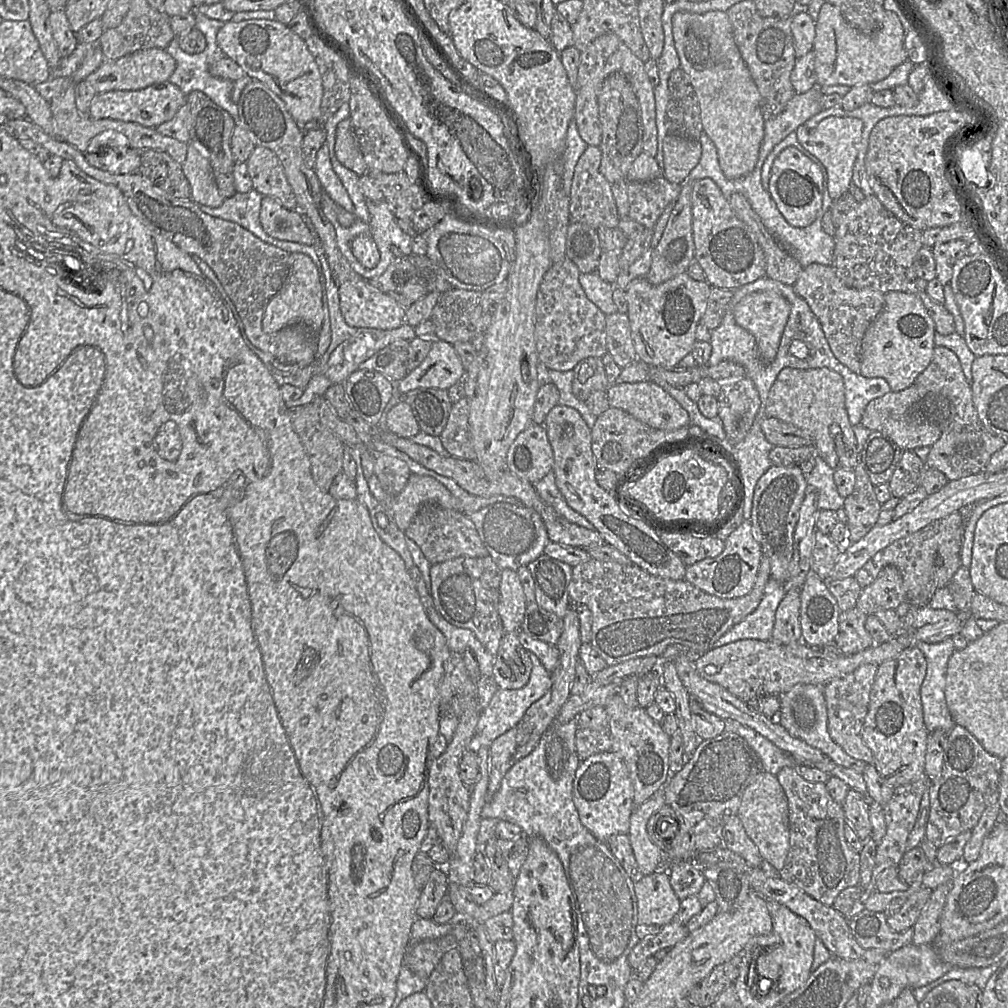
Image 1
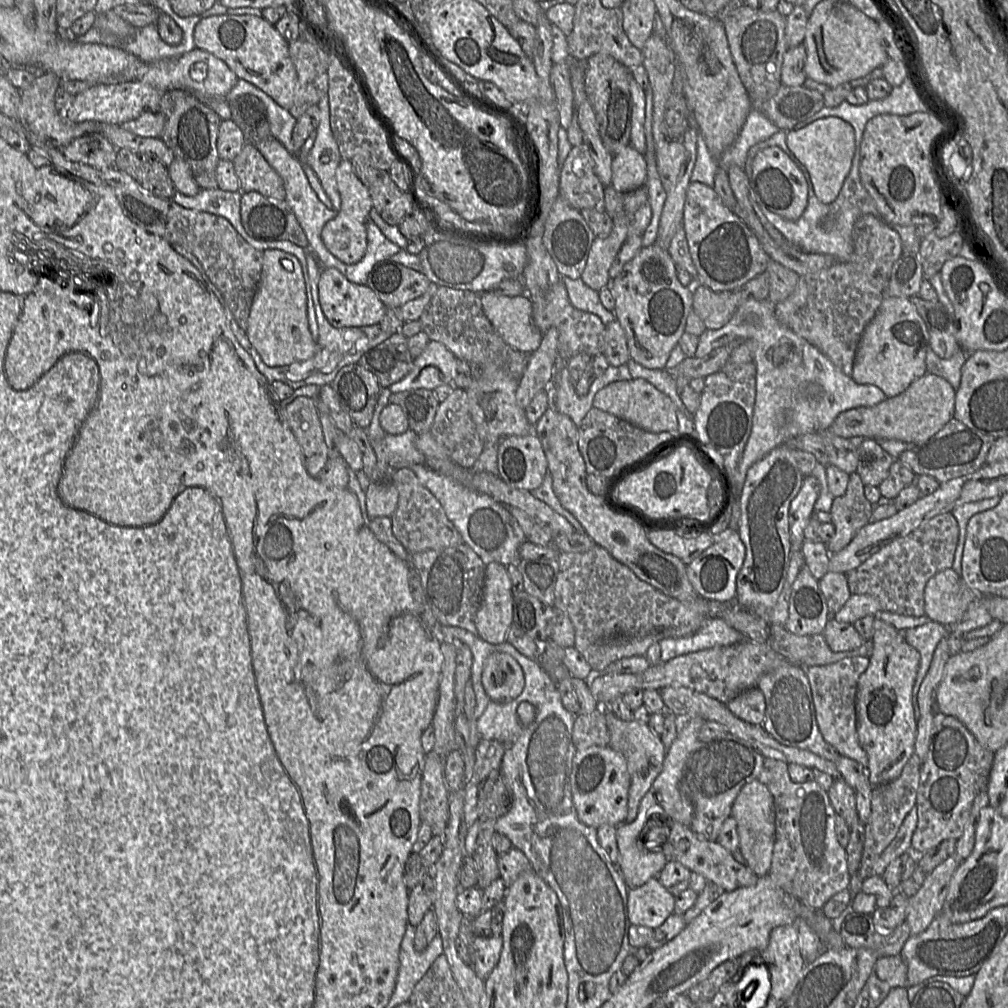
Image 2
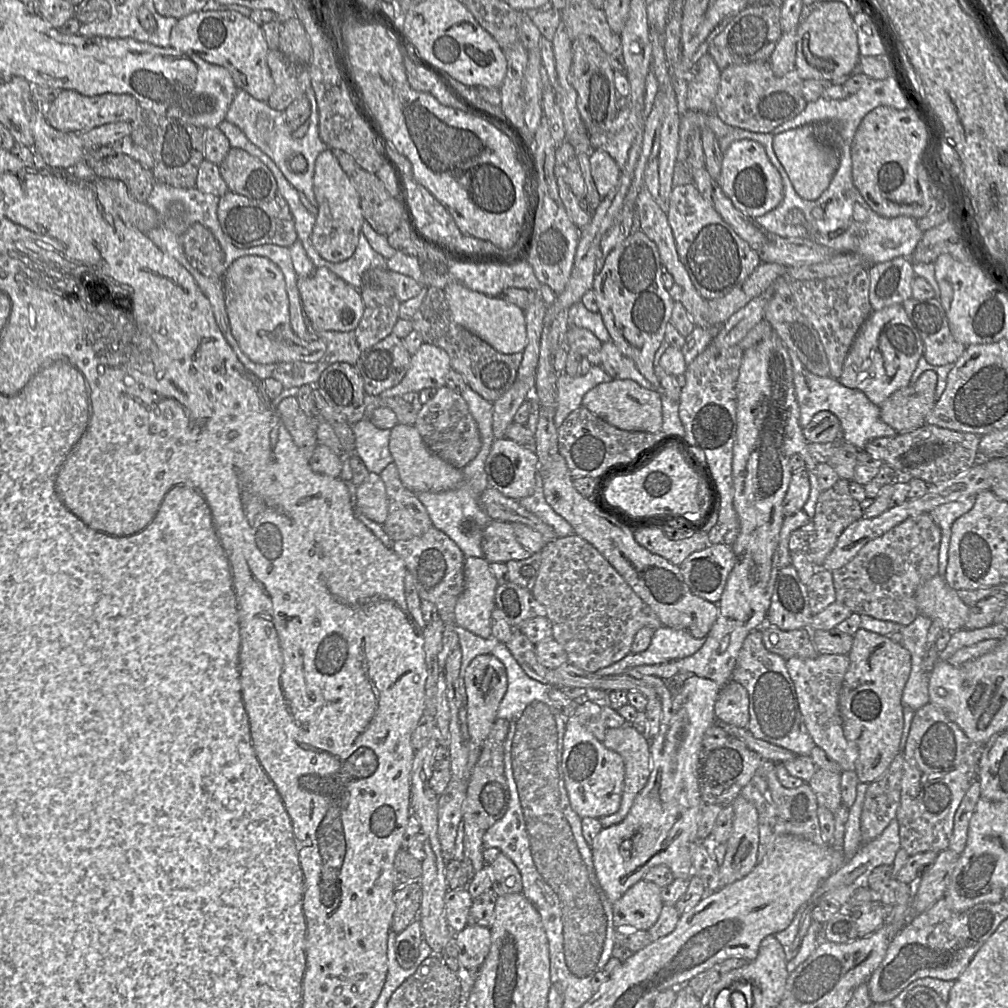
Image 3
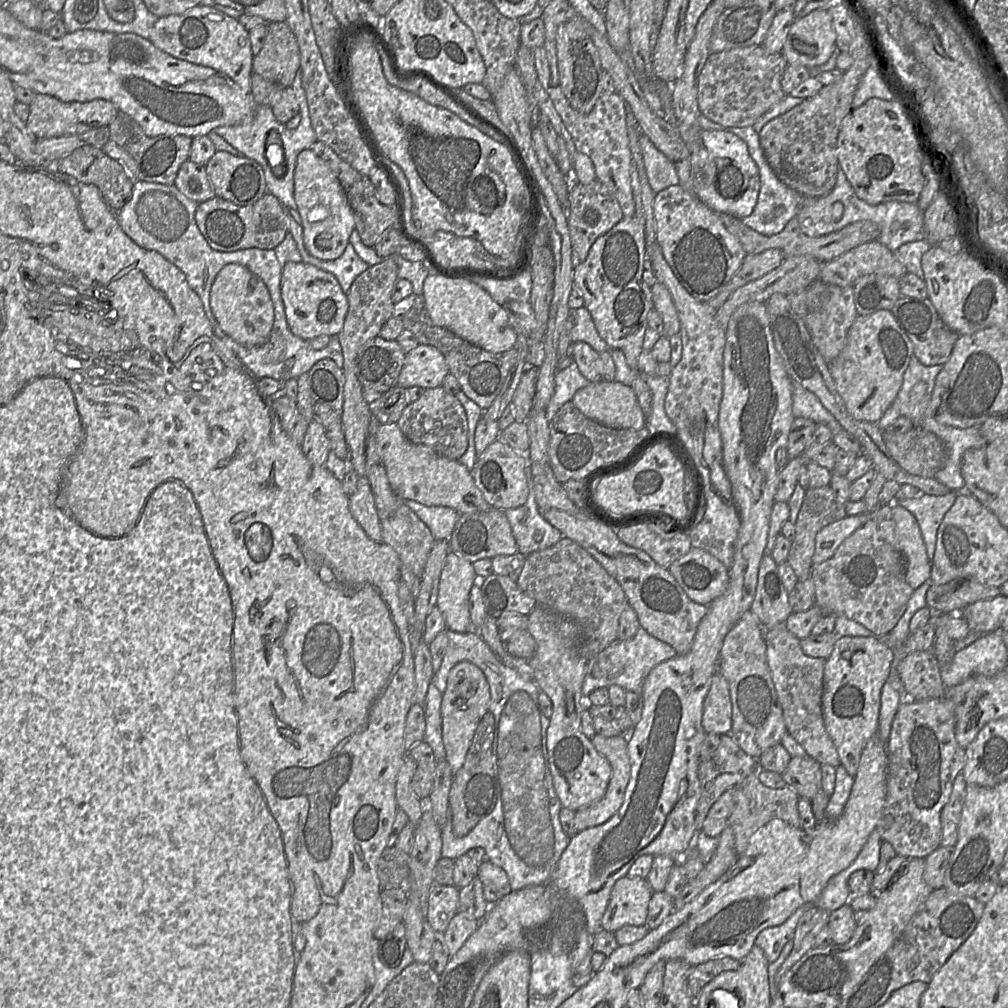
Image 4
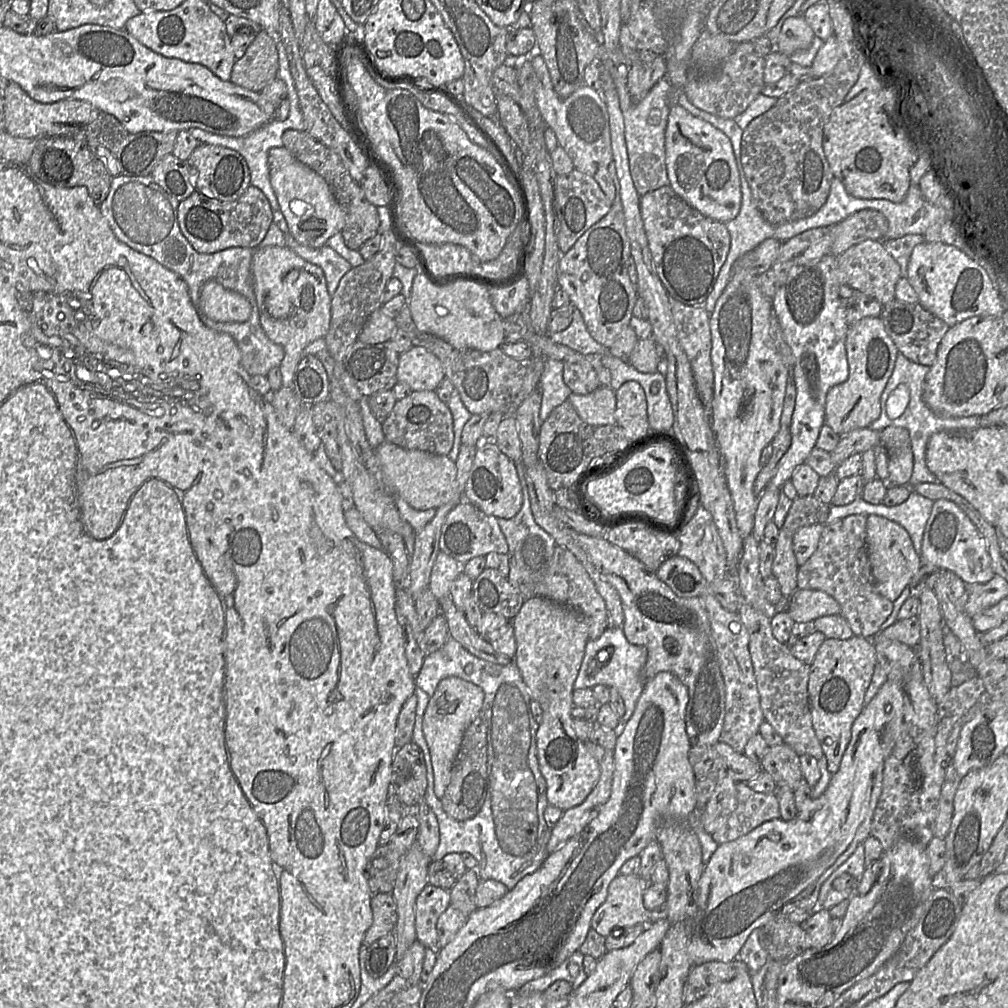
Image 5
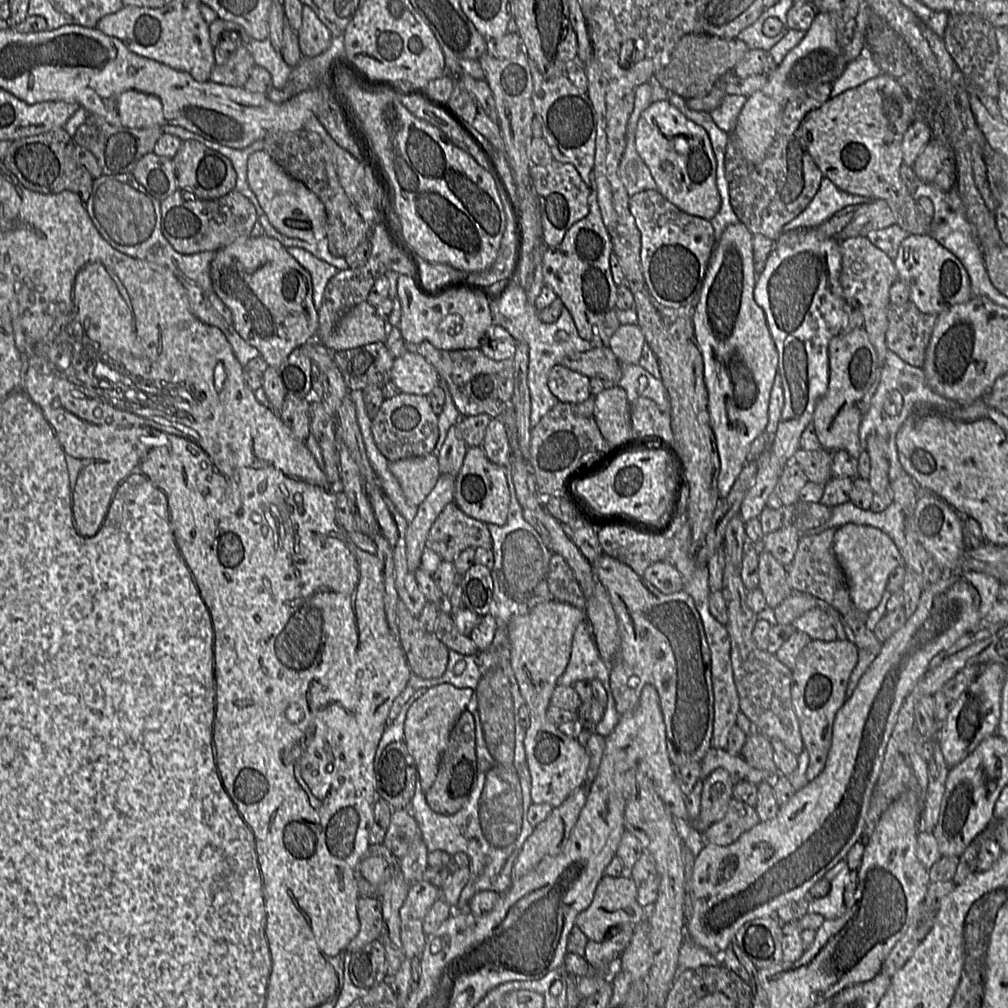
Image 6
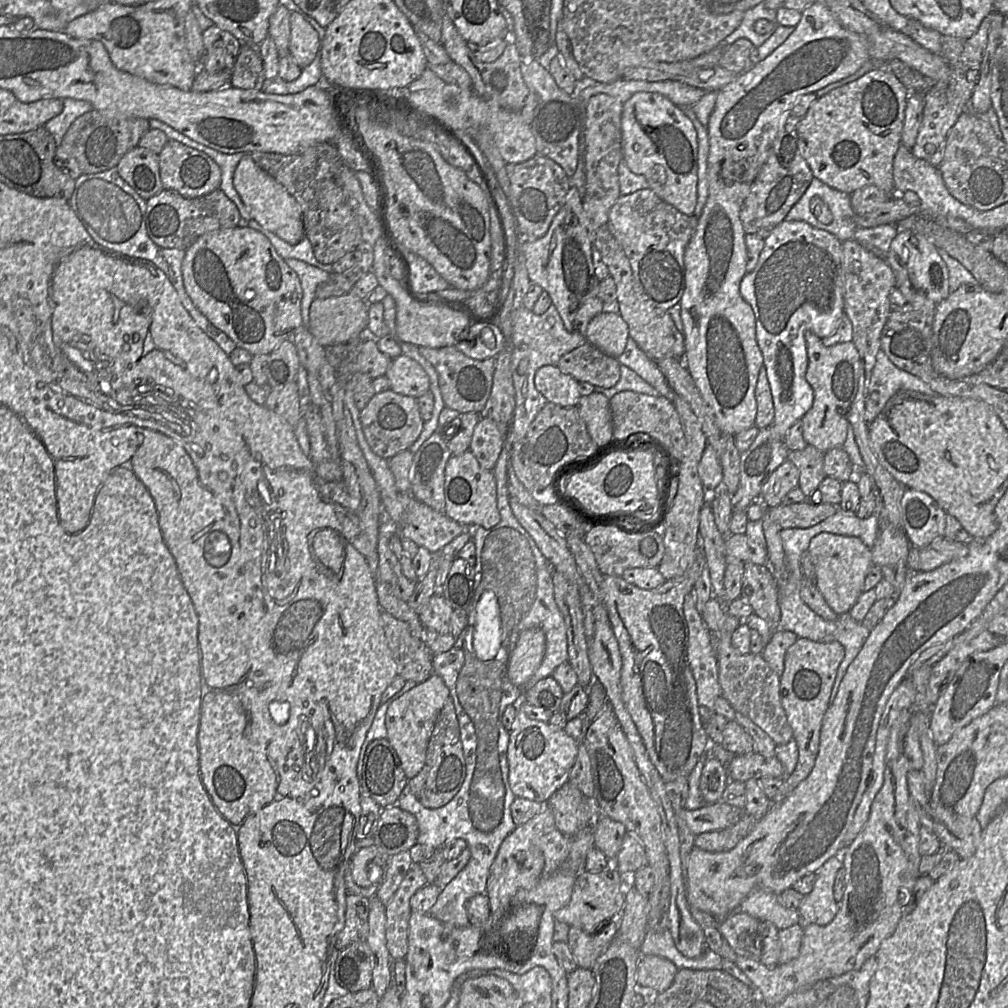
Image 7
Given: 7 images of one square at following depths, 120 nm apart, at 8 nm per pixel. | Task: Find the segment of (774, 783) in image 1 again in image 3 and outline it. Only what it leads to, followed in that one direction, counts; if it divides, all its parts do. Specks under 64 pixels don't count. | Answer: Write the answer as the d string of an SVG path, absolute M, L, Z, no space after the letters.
M738 796L732 806L732 832L726 842L725 857L719 866L720 887L742 879L758 863L760 837L757 809L742 796Z

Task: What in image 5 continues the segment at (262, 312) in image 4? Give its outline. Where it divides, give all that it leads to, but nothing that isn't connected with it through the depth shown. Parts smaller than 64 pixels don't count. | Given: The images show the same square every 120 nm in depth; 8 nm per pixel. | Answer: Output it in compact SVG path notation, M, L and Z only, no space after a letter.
M210 280L200 291L199 312L216 322L246 322L252 316L253 305L242 294Z

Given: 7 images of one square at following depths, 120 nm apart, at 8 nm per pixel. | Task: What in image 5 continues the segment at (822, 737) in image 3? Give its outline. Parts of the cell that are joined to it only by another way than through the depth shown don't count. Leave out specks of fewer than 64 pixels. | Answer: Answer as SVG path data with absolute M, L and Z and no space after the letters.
M741 601L736 612L749 632L749 651L765 722L770 724L783 742L799 756L809 755L820 760L825 756L812 725L808 702L810 666L795 658L790 652L790 646L774 637L770 617L765 613L744 601Z

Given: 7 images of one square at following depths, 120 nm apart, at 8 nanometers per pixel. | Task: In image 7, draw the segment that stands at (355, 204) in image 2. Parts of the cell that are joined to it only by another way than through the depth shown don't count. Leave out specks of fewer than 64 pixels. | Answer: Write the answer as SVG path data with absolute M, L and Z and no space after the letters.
M245 155L238 163L233 185L243 204L264 229L274 233L290 244L300 242L304 237L302 209L296 199L274 178L262 170L249 155Z

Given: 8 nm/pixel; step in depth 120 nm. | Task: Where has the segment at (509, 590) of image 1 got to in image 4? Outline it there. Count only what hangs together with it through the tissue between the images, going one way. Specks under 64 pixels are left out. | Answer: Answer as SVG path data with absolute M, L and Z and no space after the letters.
M452 552L447 553L441 570L436 607L449 630L467 633L473 630L469 593L478 577L473 564Z

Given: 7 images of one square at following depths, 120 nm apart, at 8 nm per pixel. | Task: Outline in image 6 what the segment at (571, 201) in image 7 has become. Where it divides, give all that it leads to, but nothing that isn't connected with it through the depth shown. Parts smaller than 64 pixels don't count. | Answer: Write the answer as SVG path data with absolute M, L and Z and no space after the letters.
M596 191L589 196L589 213L573 224L566 232L562 242L548 247L542 256L542 274L545 286L552 289L569 311L581 338L591 341L598 328L610 312L615 313L617 307L617 284L614 282L610 267L613 244L597 203Z

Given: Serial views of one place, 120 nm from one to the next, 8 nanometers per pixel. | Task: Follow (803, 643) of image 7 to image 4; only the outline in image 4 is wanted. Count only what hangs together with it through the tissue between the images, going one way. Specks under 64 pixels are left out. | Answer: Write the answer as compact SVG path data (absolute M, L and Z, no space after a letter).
M875 636L841 637L835 643L831 655L826 659L822 695L824 724L837 749L841 765L852 777L857 773L865 744L878 733L881 690L890 675L894 659L895 651Z

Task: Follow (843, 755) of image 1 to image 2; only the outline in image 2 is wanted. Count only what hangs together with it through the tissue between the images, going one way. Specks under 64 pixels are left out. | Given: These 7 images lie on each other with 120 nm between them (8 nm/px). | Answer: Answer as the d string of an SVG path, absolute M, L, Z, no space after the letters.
M791 663L783 664L763 675L756 688L764 694L766 700L765 715L761 727L772 738L784 746L810 751L832 762L836 762L841 757L835 748L824 740L818 728L812 691L805 667Z

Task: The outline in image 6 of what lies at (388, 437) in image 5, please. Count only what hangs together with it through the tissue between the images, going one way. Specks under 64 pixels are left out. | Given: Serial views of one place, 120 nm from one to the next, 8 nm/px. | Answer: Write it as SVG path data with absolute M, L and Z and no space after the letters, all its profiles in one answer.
M400 393L383 401L371 421L375 444L388 461L436 453L438 450L438 415L424 395Z

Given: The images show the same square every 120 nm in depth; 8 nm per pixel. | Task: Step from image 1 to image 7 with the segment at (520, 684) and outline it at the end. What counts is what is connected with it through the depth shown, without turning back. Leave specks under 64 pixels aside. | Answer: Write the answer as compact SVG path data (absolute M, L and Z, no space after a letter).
M433 674L391 701L385 717L387 739L397 752L408 779L415 777L423 768L435 722L449 697L450 691L443 679Z

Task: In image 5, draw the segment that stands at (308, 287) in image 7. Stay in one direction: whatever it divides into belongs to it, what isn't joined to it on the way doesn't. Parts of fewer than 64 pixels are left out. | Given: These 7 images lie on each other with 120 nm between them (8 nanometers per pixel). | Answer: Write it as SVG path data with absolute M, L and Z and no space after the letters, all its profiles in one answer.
M285 233L286 246L303 260L323 270L328 293L332 296L341 278L353 268L344 258L329 247L311 248L296 242L291 234Z

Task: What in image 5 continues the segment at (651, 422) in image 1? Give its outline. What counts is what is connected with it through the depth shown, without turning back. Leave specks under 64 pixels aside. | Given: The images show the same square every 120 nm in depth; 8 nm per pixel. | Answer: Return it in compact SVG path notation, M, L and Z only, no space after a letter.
M601 386L586 394L571 394L569 401L579 417L591 426L615 424L616 395L608 386Z

